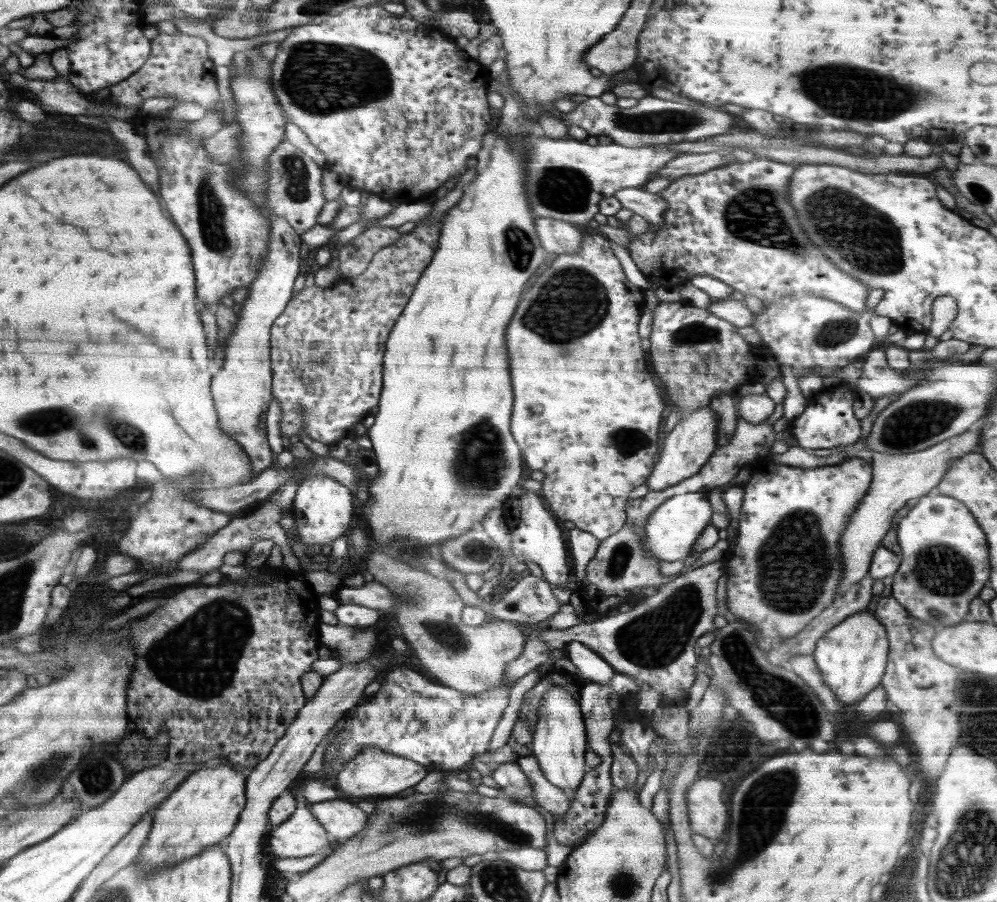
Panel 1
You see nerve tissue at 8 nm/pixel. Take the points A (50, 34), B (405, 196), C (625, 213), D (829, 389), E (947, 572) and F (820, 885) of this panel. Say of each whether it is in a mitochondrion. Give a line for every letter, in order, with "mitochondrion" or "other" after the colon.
A: other
B: other
C: other
D: other
E: mitochondrion
F: other

